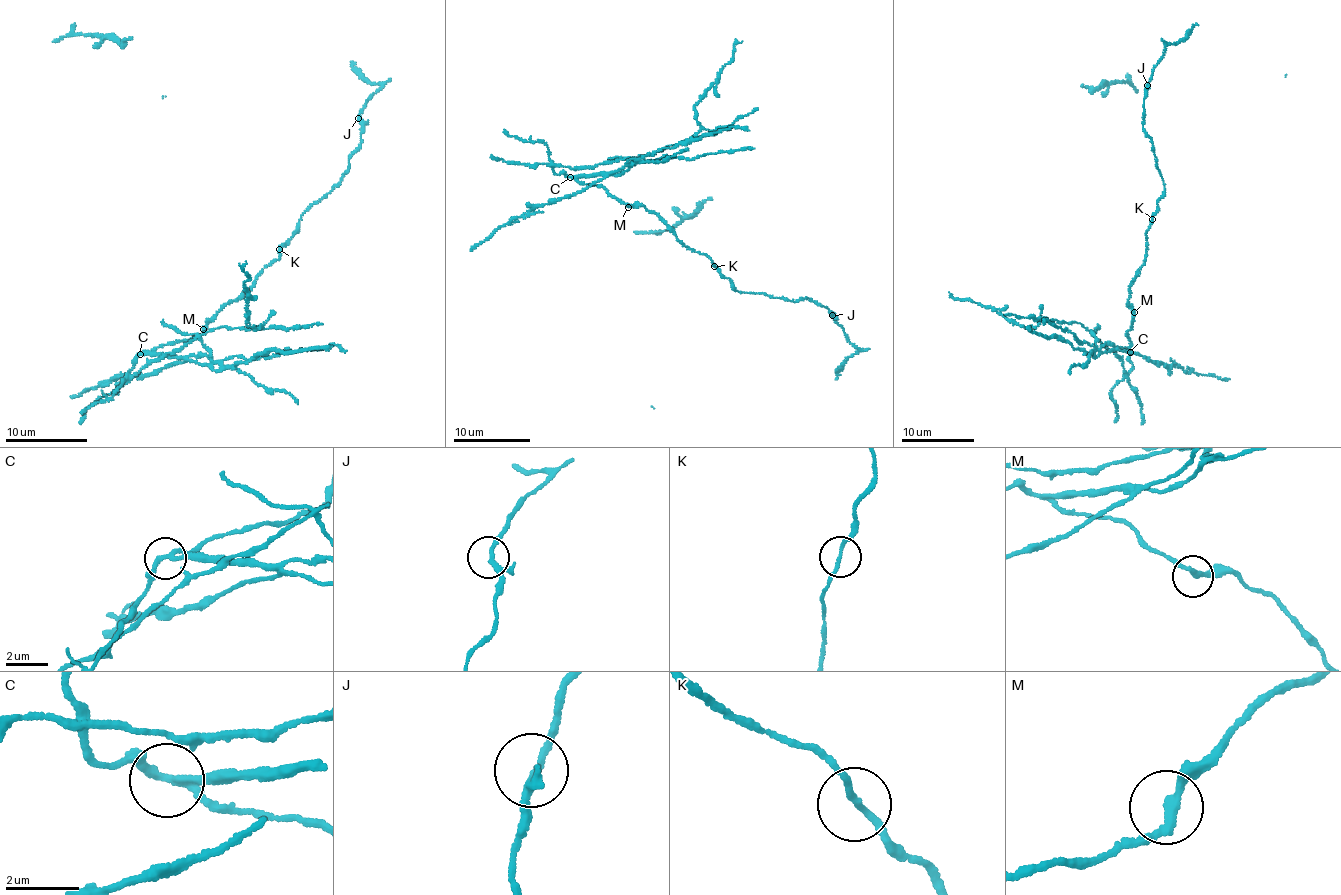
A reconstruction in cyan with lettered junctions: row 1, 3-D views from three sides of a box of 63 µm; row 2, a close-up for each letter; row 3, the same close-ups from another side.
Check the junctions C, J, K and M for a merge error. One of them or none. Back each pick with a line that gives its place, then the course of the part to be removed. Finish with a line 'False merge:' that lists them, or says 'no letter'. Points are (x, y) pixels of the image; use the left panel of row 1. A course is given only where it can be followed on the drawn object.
C: at (140, 354); foreign part runs (139, 355), (203, 354), (211, 361), (200, 337), (206, 332), (260, 329), (245, 323), (246, 261)
False merge: C

